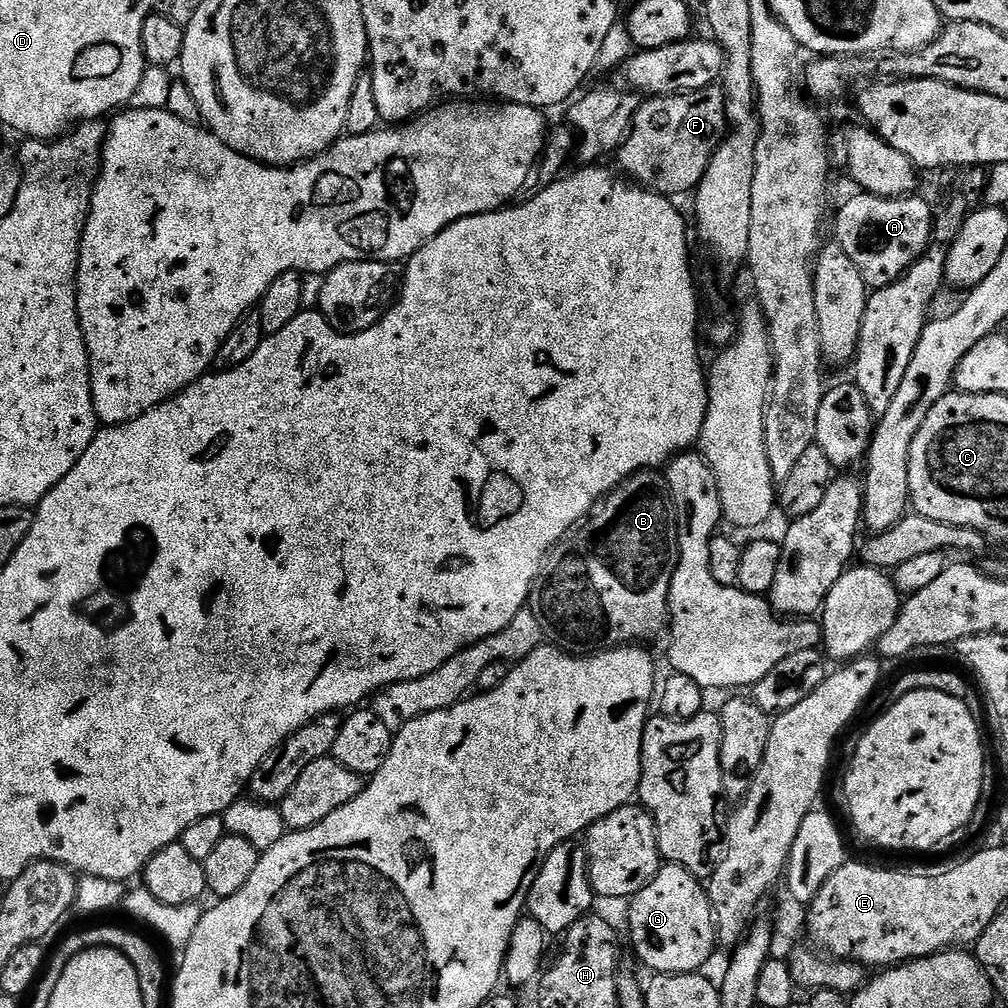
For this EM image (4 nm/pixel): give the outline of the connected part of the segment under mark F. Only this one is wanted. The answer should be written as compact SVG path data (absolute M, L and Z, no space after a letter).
M719 87L679 92L676 96L654 96L637 107L632 127L614 160L620 163L619 171L631 183L660 196L677 198L683 192L695 193L706 174L706 166L710 166L710 158L728 135L728 130L724 93Z

